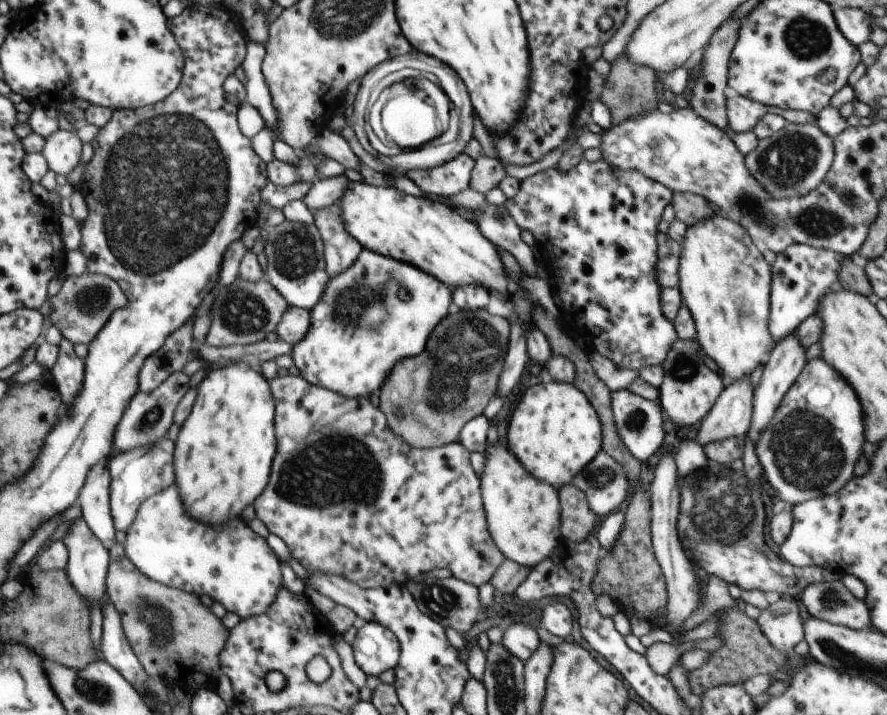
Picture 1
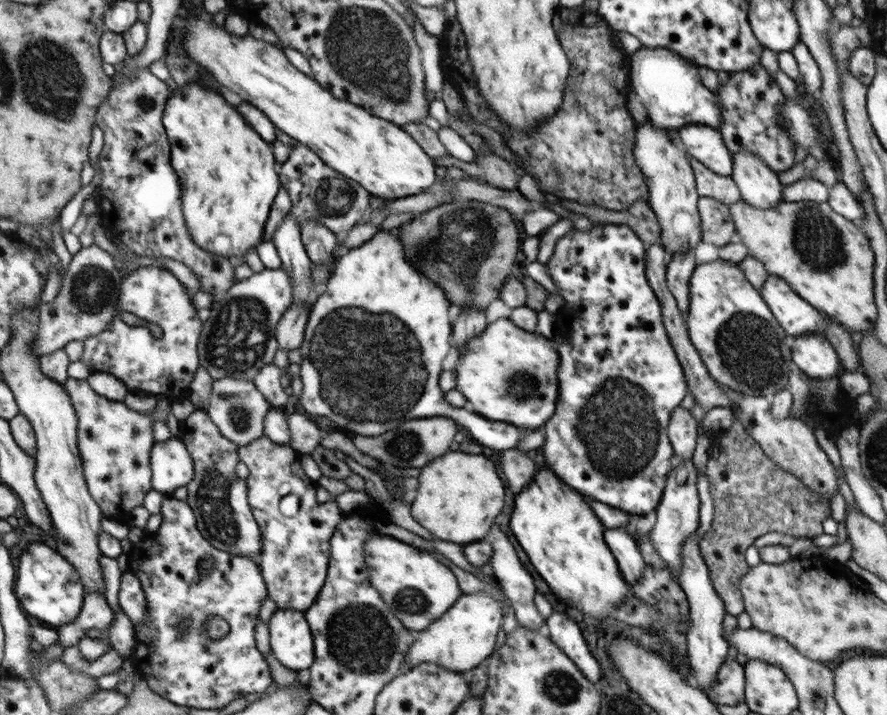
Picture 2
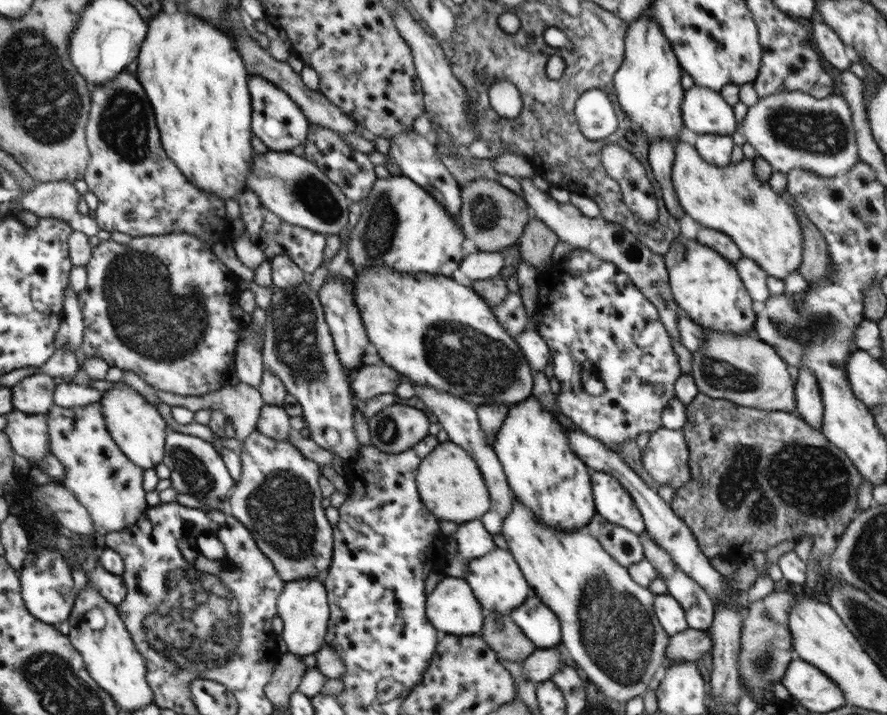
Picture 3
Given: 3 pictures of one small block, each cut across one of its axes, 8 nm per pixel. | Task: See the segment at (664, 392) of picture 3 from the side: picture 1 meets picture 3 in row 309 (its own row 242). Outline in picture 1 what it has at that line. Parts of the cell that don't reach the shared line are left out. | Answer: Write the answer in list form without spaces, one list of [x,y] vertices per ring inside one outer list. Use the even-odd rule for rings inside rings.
[[[582,159],[576,166],[566,170],[566,172],[562,172],[562,170],[558,170],[554,166],[522,180],[518,194],[513,196],[512,199],[506,199],[504,204],[521,230],[531,232],[536,239],[546,238],[548,240],[548,248],[546,248],[546,254],[550,252],[550,256],[548,256],[548,266],[550,266],[548,272],[552,279],[560,276],[560,278],[557,278],[558,288],[556,290],[560,290],[559,297],[562,300],[563,310],[570,310],[574,314],[574,320],[576,320],[576,324],[580,326],[580,329],[586,328],[586,330],[594,332],[596,338],[600,338],[600,350],[596,350],[596,352],[599,352],[604,358],[608,358],[610,362],[614,362],[620,368],[639,371],[640,368],[645,368],[646,366],[661,365],[662,361],[666,360],[666,355],[670,352],[672,344],[678,339],[673,322],[670,322],[662,312],[660,302],[661,287],[658,284],[658,280],[656,280],[656,262],[658,262],[656,234],[658,234],[658,224],[662,220],[662,212],[664,212],[666,205],[670,204],[673,193],[660,182],[644,176],[638,170],[614,168],[606,160],[589,162],[586,159]]]

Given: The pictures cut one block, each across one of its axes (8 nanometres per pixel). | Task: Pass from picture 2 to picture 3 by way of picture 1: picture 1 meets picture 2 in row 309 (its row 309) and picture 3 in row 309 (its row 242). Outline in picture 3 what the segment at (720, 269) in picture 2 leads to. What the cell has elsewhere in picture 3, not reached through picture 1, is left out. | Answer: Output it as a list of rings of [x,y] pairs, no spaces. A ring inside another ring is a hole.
[[[681,234],[663,255],[669,272],[669,285],[676,304],[696,324],[717,332],[744,334],[755,325],[756,303],[746,290],[734,264],[713,248]]]

